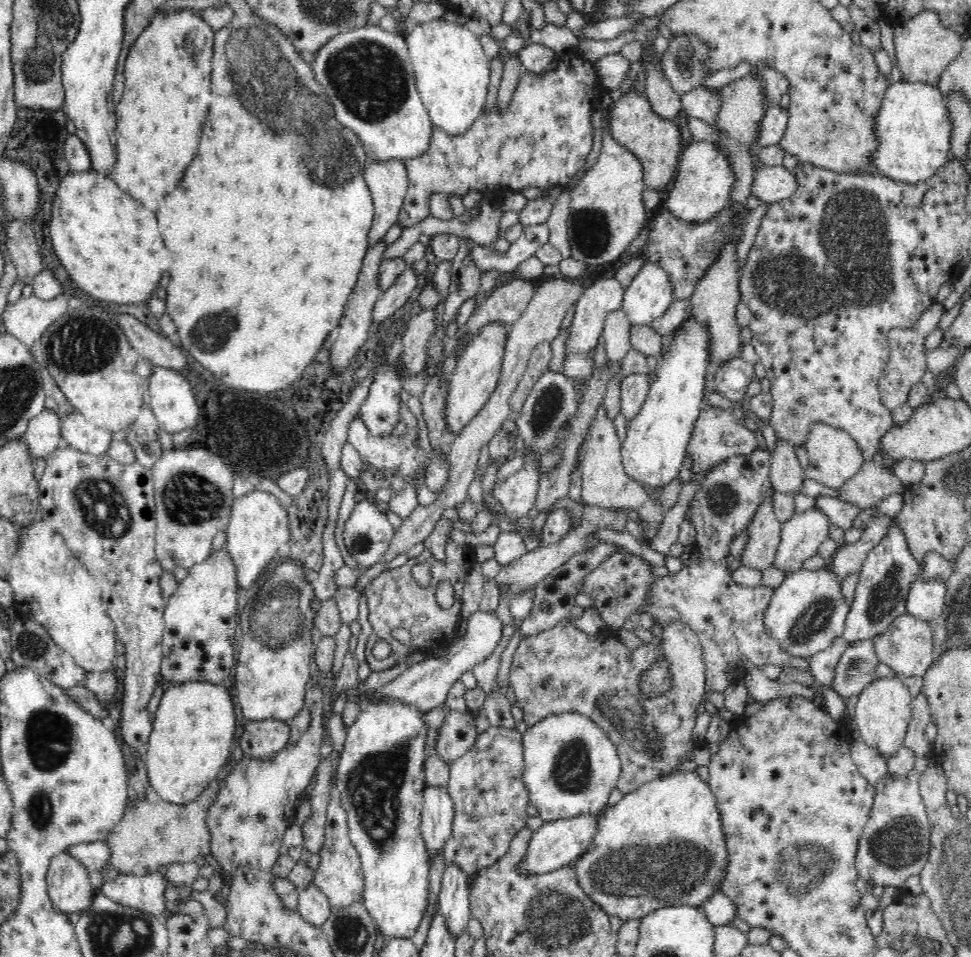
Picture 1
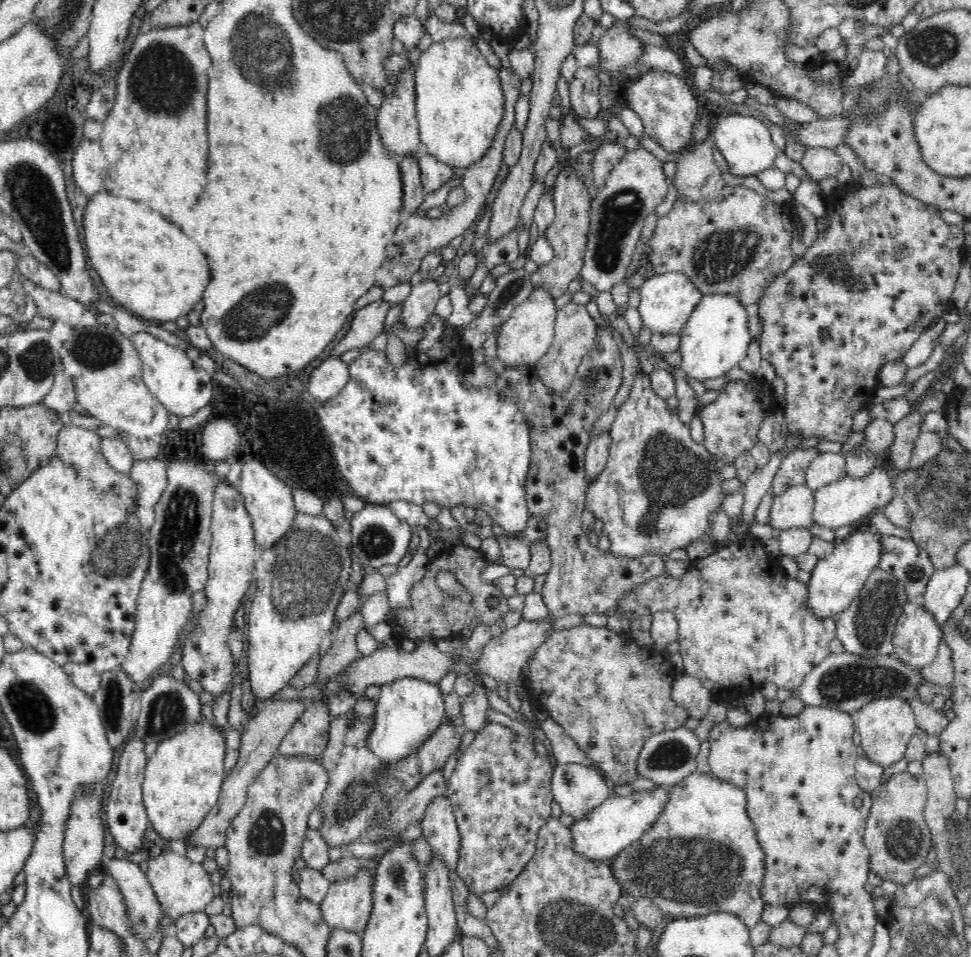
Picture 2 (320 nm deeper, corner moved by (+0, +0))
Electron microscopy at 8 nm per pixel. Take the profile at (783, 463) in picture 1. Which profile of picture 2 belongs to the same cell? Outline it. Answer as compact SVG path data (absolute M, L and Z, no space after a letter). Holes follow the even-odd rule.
M806 484L792 486L774 499L770 525L777 531L786 531L792 526L810 528L814 506L813 491Z

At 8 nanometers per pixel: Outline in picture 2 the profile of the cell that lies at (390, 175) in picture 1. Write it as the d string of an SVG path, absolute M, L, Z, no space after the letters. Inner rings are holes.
M414 64L414 68L410 68L400 88L400 94L378 109L375 120L383 150L390 155L390 158L398 160L406 155L416 157L421 142L414 102L414 70L416 68L417 64Z

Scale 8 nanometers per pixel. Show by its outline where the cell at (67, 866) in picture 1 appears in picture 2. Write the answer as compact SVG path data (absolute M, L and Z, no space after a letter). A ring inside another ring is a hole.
M100 792L94 796L80 796L70 808L68 827L66 827L63 838L62 854L66 863L67 878L70 879L71 886L80 886L82 882L88 882L88 874L96 868L102 866L102 850L104 850L104 824L102 824L102 801L103 795Z

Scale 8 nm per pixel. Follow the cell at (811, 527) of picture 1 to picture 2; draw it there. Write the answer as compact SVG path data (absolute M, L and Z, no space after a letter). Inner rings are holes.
M881 459L874 468L874 472L868 473L864 478L844 476L842 480L813 492L815 506L813 508L812 525L816 524L829 530L836 530L840 526L854 525L855 523L867 523L868 516L882 510L896 495L894 490L893 475L888 471L888 466Z

